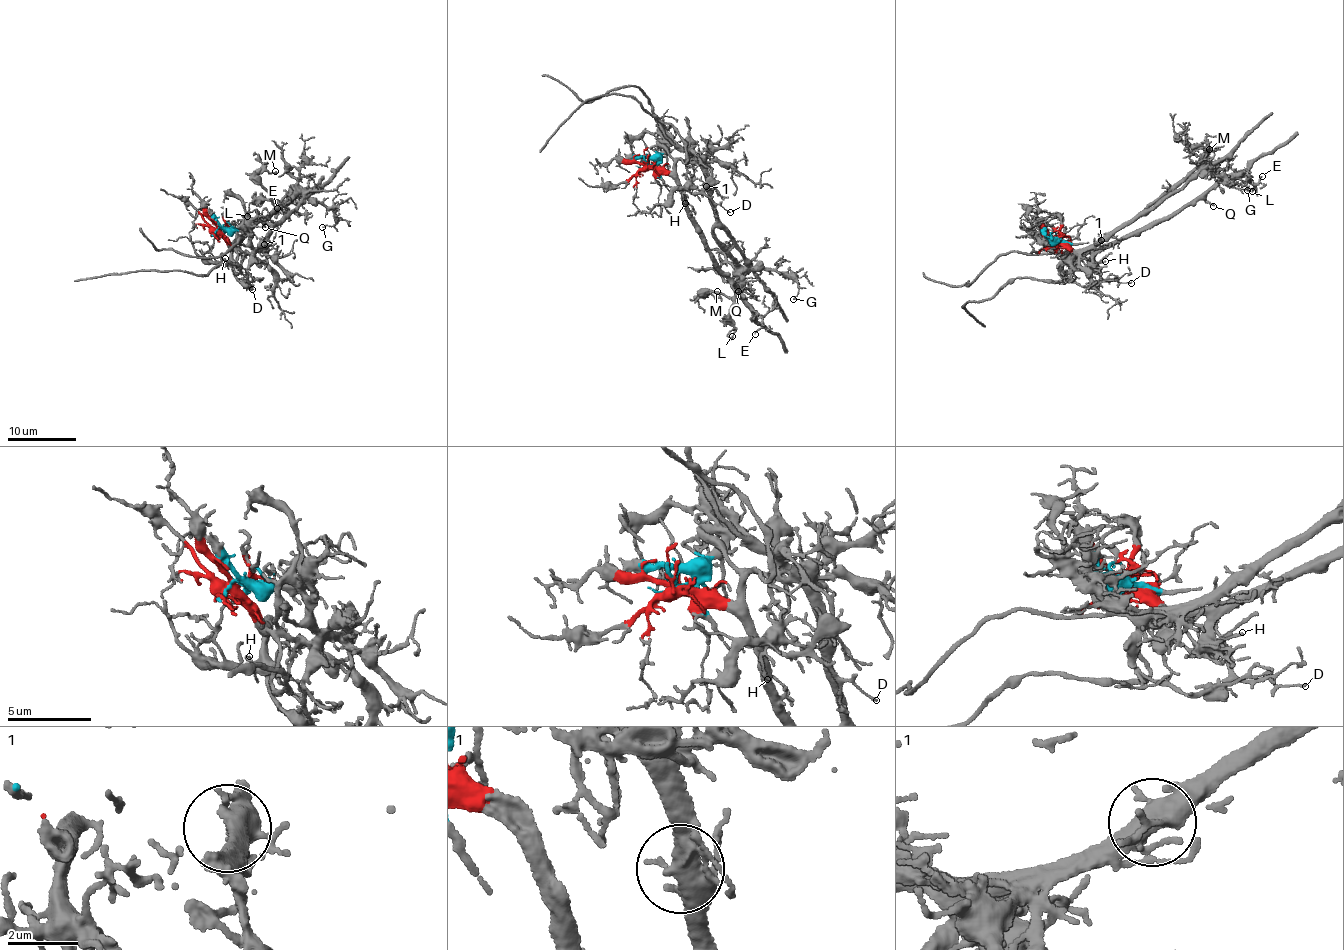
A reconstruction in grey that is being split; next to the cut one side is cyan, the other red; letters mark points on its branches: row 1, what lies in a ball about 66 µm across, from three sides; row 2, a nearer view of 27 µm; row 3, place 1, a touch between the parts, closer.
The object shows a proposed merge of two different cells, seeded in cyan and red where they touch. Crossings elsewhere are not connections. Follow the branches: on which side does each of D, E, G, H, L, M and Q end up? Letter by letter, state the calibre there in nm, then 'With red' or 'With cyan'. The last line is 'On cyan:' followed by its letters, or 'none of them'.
D: Thickness 100 nm. With red
E: Thickness 130 nm. With red
G: Thickness 130 nm. With cyan
H: Thickness 140 nm. With red
L: Thickness 200 nm. With red
M: Thickness 90 nm. With red
Q: Thickness 200 nm. With red
On cyan: G

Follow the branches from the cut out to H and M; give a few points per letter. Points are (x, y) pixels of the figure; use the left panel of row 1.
H: (214, 230), (226, 235), (230, 246), (228, 261), (223, 260), (225, 258)
M: (214, 230), (221, 230), (232, 249), (259, 220), (270, 217), (273, 199), (257, 175), (275, 171)

